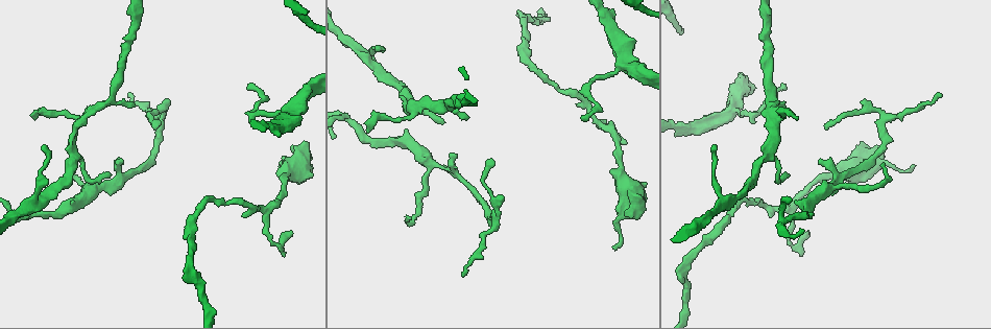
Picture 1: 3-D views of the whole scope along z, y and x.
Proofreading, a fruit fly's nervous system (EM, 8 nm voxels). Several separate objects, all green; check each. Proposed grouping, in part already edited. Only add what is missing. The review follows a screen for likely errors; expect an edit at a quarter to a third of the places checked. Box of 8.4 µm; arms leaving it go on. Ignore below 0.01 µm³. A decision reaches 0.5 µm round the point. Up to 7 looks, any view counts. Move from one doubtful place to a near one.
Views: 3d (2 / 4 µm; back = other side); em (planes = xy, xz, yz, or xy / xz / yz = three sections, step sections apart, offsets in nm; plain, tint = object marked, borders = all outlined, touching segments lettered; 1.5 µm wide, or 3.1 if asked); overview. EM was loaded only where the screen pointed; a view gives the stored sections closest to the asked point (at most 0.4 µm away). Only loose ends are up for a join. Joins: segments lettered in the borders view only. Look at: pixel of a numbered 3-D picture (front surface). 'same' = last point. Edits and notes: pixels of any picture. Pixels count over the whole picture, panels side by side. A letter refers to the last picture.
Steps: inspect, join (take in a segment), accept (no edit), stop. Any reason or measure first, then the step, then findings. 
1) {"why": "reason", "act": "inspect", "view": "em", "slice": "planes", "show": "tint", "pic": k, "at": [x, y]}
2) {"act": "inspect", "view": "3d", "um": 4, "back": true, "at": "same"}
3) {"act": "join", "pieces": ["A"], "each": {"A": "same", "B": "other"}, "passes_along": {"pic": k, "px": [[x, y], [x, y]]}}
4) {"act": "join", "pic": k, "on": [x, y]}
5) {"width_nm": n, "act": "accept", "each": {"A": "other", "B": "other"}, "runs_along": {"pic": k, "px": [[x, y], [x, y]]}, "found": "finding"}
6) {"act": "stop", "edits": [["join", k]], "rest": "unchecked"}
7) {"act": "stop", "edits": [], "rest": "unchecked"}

{"why": "branch stops here", "act": "inspect", "view": "3d", "um": 4, "pic": 1, "at": [123, 160]}

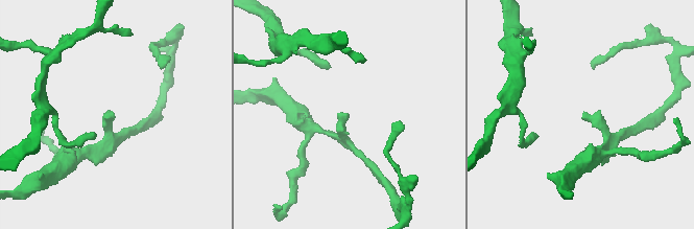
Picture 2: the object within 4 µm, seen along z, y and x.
{"why": "shape alone is not enough", "act": "inspect", "view": "em", "slice": "planes", "show": "plain", "pic": 2, "at": [345, 115]}

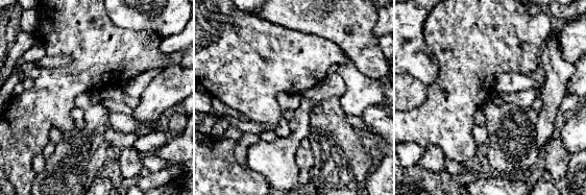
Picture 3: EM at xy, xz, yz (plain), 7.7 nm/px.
{"why": "what lies round it", "act": "inspect", "view": "em", "slice": "planes", "show": "borders", "at": "same"}

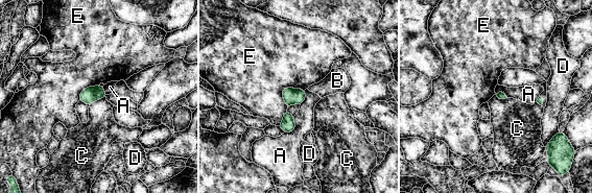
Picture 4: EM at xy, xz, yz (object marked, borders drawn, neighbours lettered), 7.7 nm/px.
{"longest_contact_nm": ["E", 360], "act": "accept", "each": {"A": "other", "B": "other", "C": "other", "D": "other", "E": "other"}, "border": {"pic": 4, "px": [[105, 97], [96, 99], [89, 106]]}, "found": "none of them fits"}

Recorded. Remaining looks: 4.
{"why": "branch stops here", "act": "inspect", "view": "em", "slice": "xz", "step": 4, "show": "borders", "pic": 1, "at": [583, 119]}

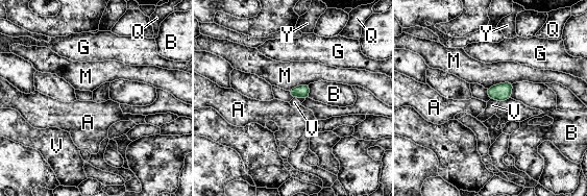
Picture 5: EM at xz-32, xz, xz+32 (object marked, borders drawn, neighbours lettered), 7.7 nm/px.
{"width_nm": 100, "act": "accept", "each": {"A": "other", "B": "other", "G": "other", "M": "other", "Q": "other", "V": "other", "Y": "other"}, "border": {"pic": 5, "px": [[490, 98], [499, 101]]}, "found": "none of them fits"}

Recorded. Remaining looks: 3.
{"why": "thick end", "act": "inspect", "view": "3d", "um": 4, "pic": 1, "at": [304, 140]}

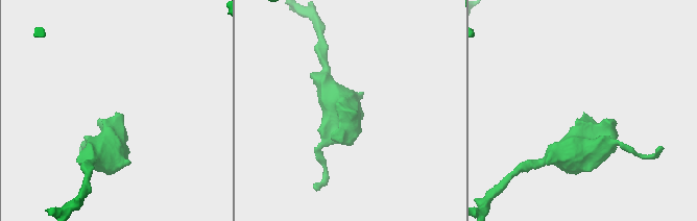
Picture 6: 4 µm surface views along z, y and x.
{"act": "inspect", "view": "em", "slice": "yz", "step": 4, "show": "borders", "pic": 6, "at": [116, 114]}

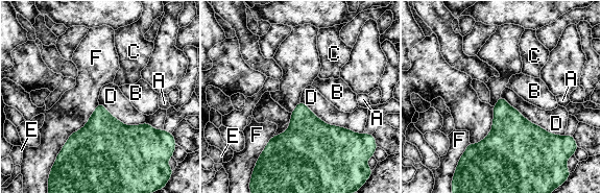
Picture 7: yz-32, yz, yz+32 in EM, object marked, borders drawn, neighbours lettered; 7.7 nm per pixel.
{"act": "accept", "each": {"A": "other", "B": "other", "C": "other", "D": "other", "E": "other", "F": "other"}, "border": {"pic": 7, "px": [[98, 102], [88, 121], [55, 155]]}, "found": "no lettered segment goes on from it"}

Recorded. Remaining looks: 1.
{"act": "stop", "edits": [], "rest": "unchecked"}

